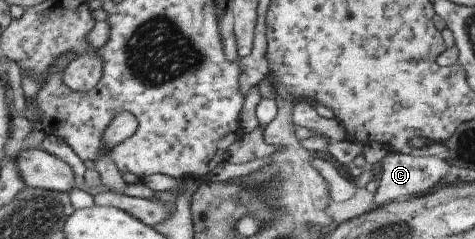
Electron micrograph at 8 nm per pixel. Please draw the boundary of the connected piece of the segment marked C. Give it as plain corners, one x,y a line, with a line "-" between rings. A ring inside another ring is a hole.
387,153
381,158
378,187
373,193
372,203
367,211
376,209
384,203
402,201
408,197
426,194
439,185
442,175
448,171
448,161
442,161
440,156
411,156
400,153

